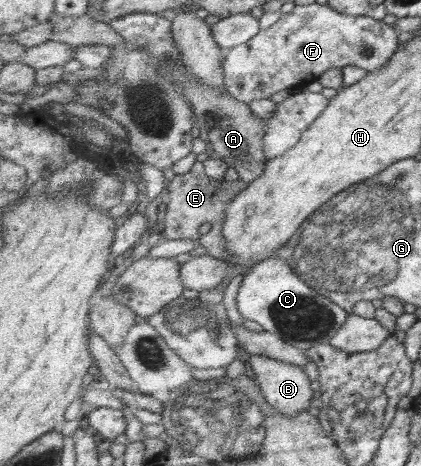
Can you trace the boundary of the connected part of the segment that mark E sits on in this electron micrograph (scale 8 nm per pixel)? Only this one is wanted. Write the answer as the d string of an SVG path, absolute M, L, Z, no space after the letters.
M196 162L186 174L175 175L169 182L168 192L170 201L165 215L165 238L175 240L195 240L206 252L225 262L230 260L230 254L225 247L223 228L226 221L226 212L234 198L241 194L249 184L244 180L227 181L211 179L205 176L203 162Z

